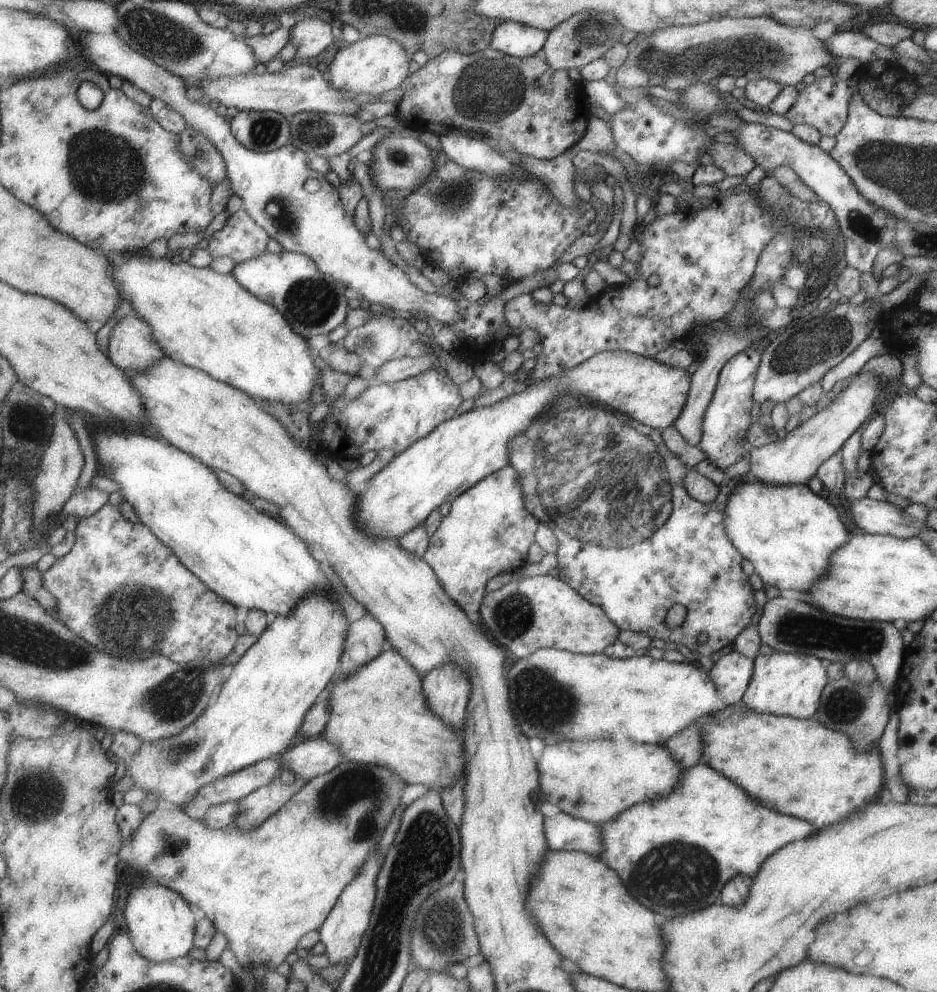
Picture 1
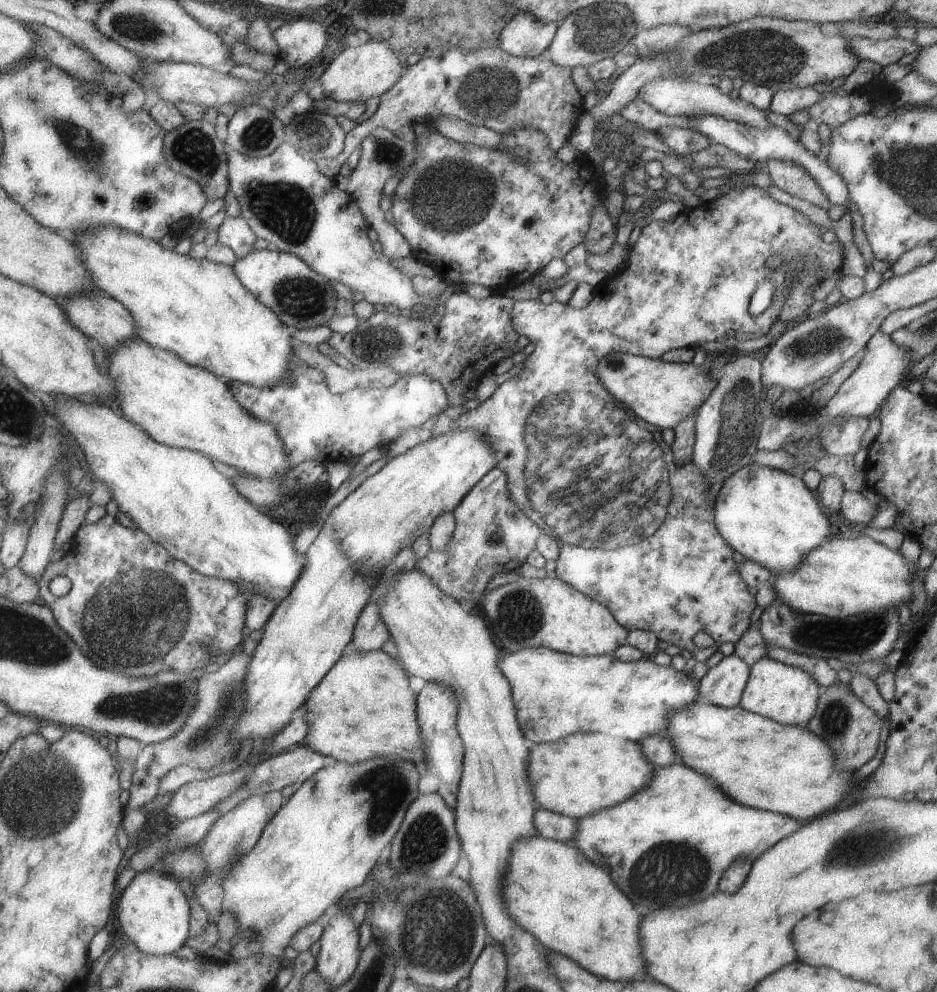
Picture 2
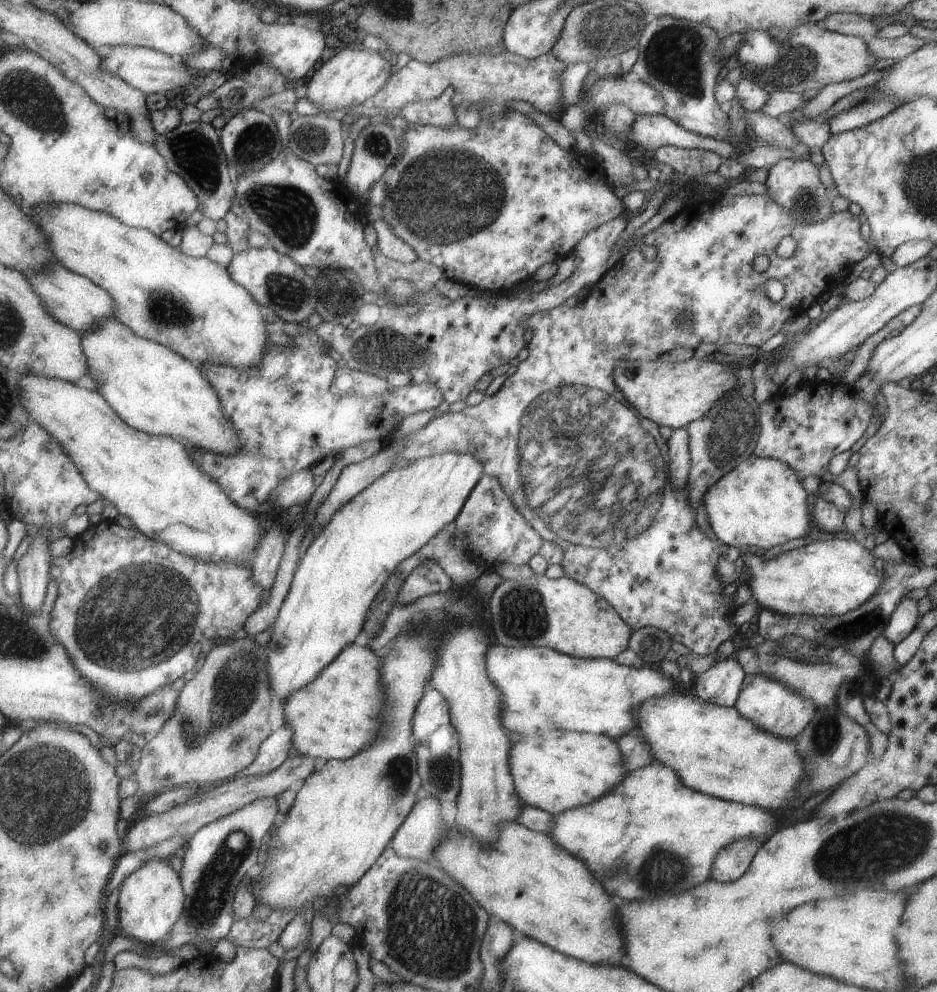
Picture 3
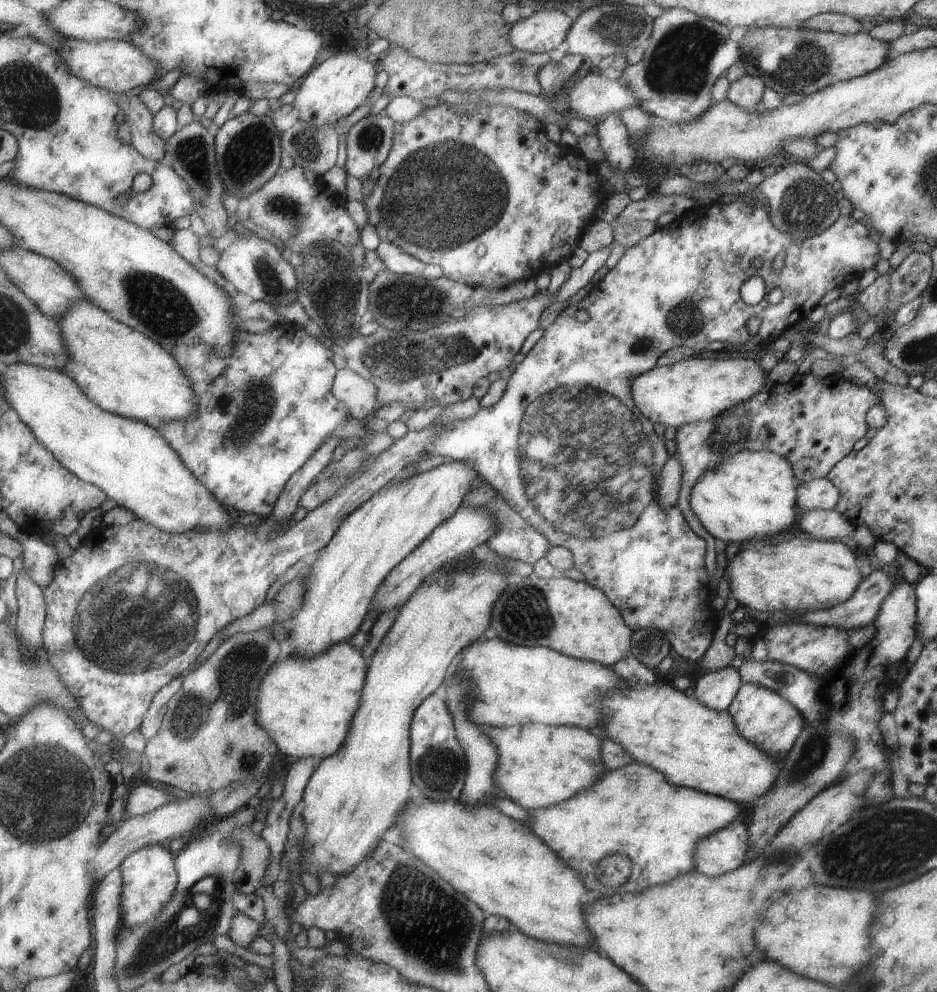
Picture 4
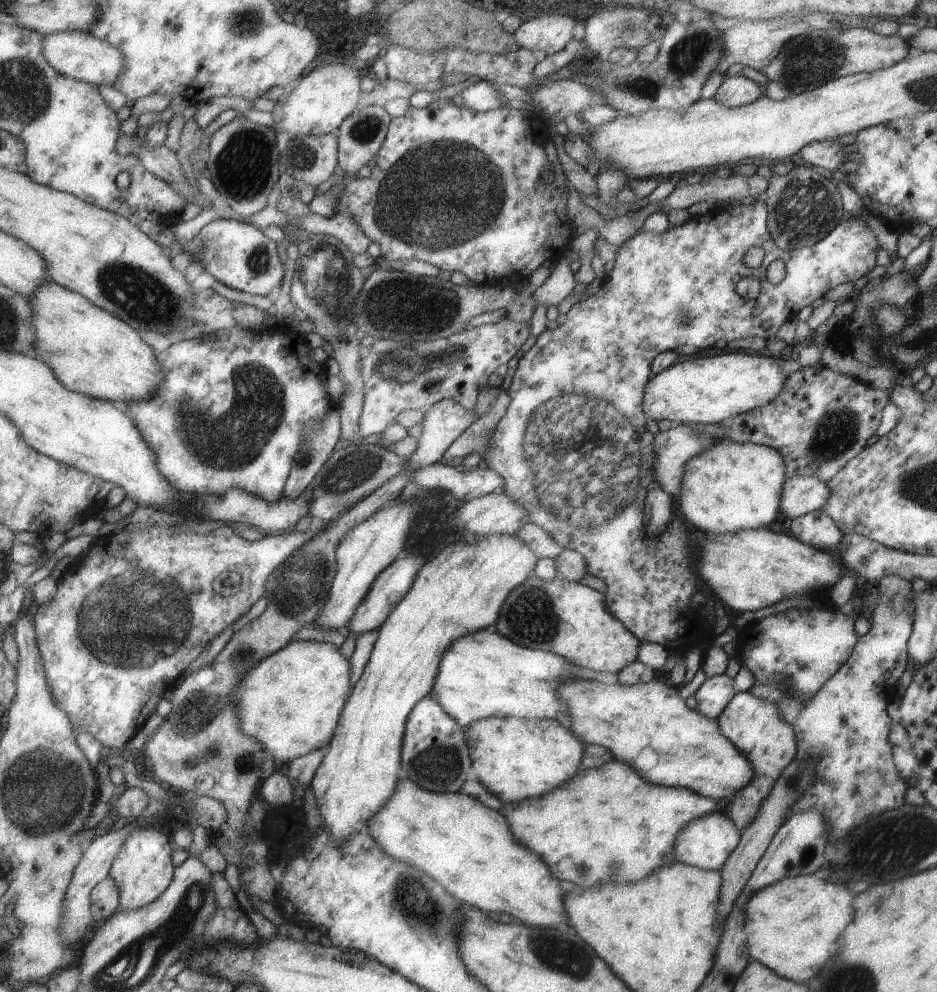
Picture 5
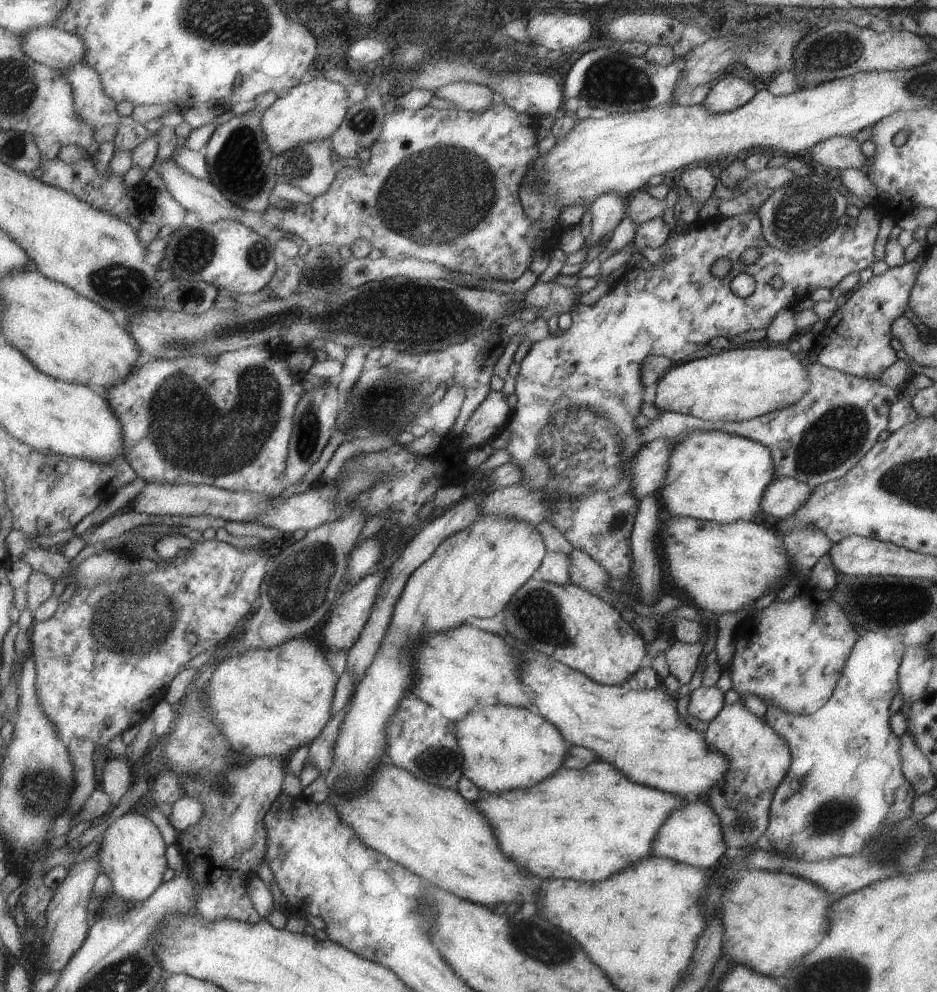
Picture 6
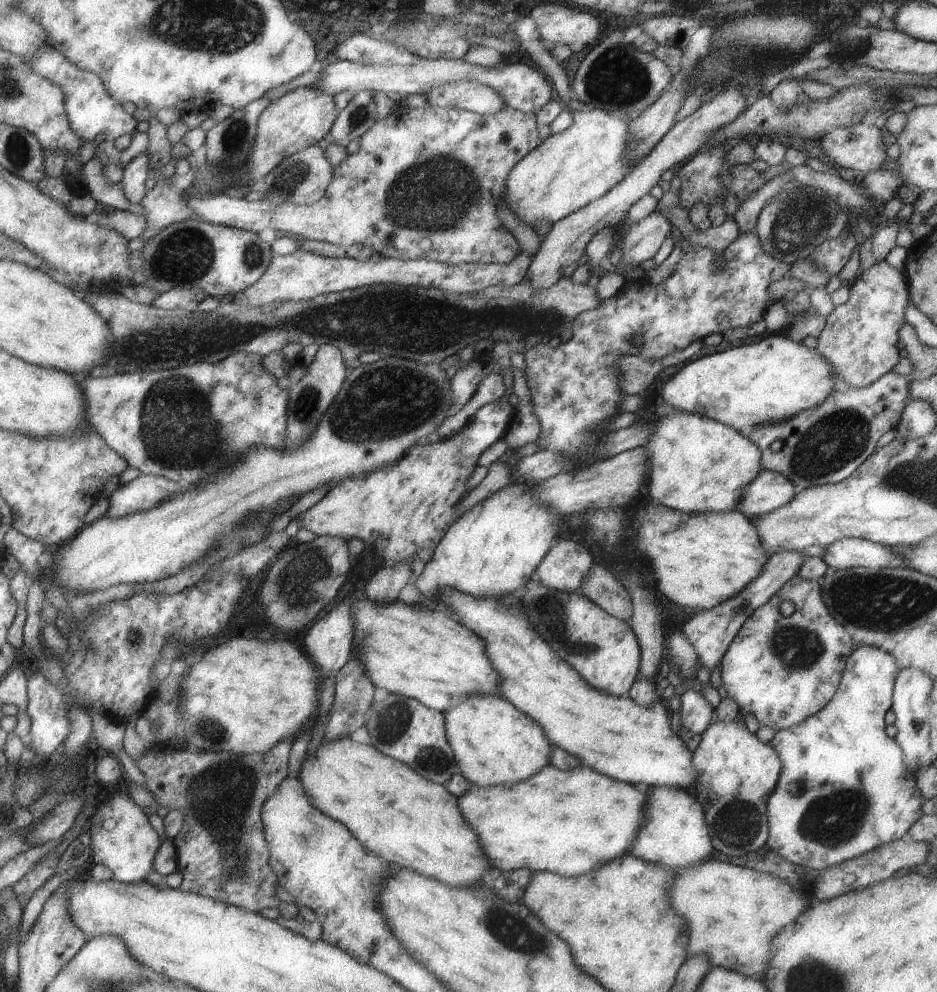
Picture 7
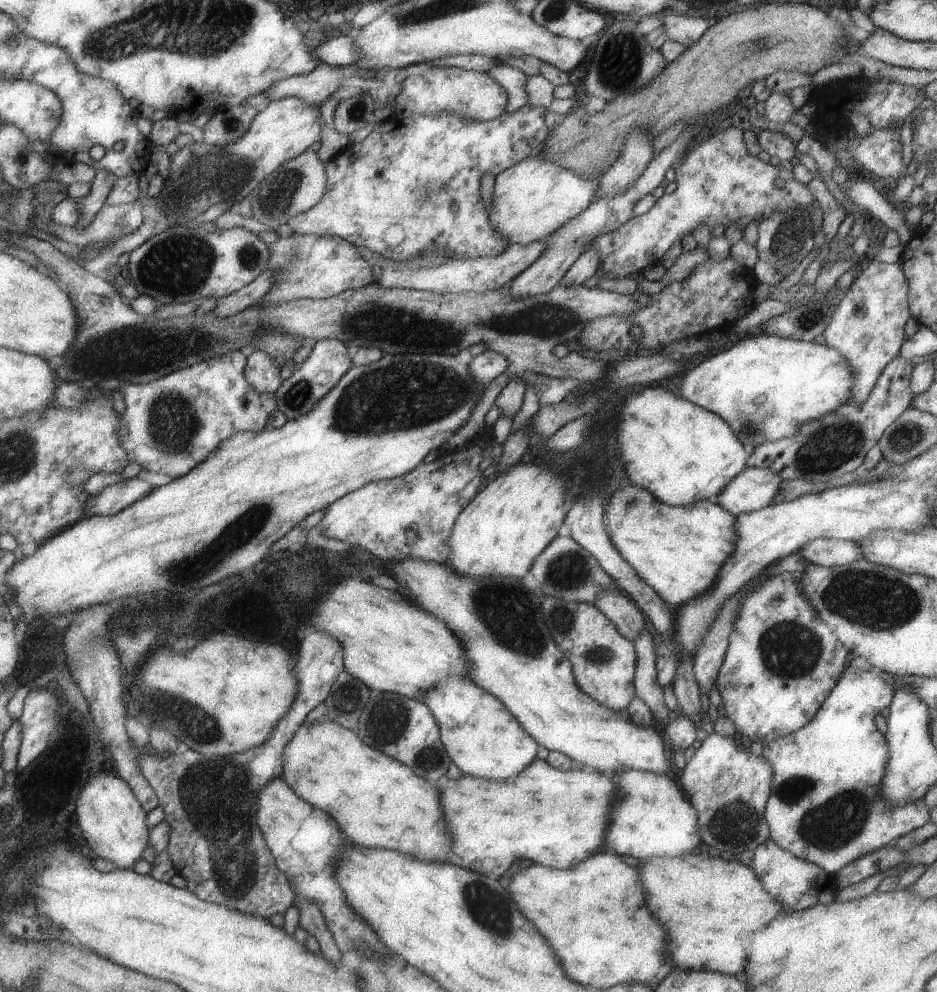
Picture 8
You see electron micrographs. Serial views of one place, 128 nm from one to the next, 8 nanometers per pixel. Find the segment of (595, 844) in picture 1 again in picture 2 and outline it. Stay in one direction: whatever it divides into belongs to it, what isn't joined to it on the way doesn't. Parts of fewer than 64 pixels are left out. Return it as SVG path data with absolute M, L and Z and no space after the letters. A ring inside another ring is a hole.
M539 808L534 814L538 834L551 840L573 843L578 826L577 819Z

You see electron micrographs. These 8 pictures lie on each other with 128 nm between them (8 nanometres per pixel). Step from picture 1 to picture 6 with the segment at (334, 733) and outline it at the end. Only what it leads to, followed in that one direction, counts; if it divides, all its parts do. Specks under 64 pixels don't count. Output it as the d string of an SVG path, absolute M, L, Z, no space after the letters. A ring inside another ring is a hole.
M303 636L295 637L290 641L284 642L282 645L268 648L268 649L251 649L245 654L233 656L233 658L227 658L223 660L221 664L217 663L215 666L215 674L213 678L210 678L209 689L206 690L206 696L210 699L210 706L214 710L214 720L220 726L222 733L226 736L226 739L230 742L230 747L235 753L241 754L245 759L255 757L283 757L288 758L291 754L300 746L303 746L307 742L313 742L326 728L327 723L334 716L333 708L333 696L335 696L335 688L337 688L337 674L333 672L331 664L327 662L327 650L325 646L319 646L311 640L306 640Z

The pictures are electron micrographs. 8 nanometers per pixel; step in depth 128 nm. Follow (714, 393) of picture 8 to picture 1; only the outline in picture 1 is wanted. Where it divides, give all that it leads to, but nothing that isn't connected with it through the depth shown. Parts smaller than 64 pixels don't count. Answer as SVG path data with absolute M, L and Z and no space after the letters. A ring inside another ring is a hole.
M602 351L577 368L565 370L559 376L547 378L537 384L527 383L526 387L521 387L517 393L497 403L482 408L475 407L457 418L443 422L443 425L437 426L426 438L415 442L402 454L396 455L371 480L369 490L359 492L359 526L375 538L383 536L395 540L403 538L405 534L421 526L431 516L431 512L439 509L441 504L453 503L461 494L466 494L467 490L479 485L479 482L487 476L509 466L510 442L513 442L513 438L517 438L519 434L525 434L539 420L539 414L543 414L543 410L547 410L561 396L587 398L591 400L591 404L609 408L614 413L627 414L629 418L655 430L664 430L667 426L673 425L683 409L689 391L689 378L686 370L671 368L651 357L619 351Z

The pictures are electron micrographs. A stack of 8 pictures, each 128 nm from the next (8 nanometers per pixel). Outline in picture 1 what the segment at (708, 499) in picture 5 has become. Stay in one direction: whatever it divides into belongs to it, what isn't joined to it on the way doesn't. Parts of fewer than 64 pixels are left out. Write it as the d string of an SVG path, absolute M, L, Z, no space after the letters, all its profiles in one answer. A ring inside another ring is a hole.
M750 477L747 482L739 484L725 502L725 534L731 544L737 546L743 559L753 565L754 572L763 582L763 586L806 594L811 590L811 586L815 586L815 582L819 582L819 578L827 576L829 558L850 537L836 509L827 498L811 493L806 485L767 486Z

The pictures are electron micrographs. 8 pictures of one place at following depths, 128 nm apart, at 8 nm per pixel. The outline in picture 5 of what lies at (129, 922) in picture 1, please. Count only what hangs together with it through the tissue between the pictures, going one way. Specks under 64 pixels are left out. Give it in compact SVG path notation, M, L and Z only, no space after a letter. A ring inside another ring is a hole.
M139 827L126 838L123 848L113 861L110 872L110 877L117 882L120 890L121 908L141 909L166 892L175 874L175 864L171 860L173 851L171 838L157 828Z

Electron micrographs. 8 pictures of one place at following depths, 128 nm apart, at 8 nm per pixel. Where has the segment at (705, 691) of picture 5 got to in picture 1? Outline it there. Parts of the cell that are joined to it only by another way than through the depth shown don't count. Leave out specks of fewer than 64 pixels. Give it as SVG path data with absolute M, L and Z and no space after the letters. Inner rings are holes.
M737 651L720 655L708 671L722 706L737 704L751 680L753 659Z

